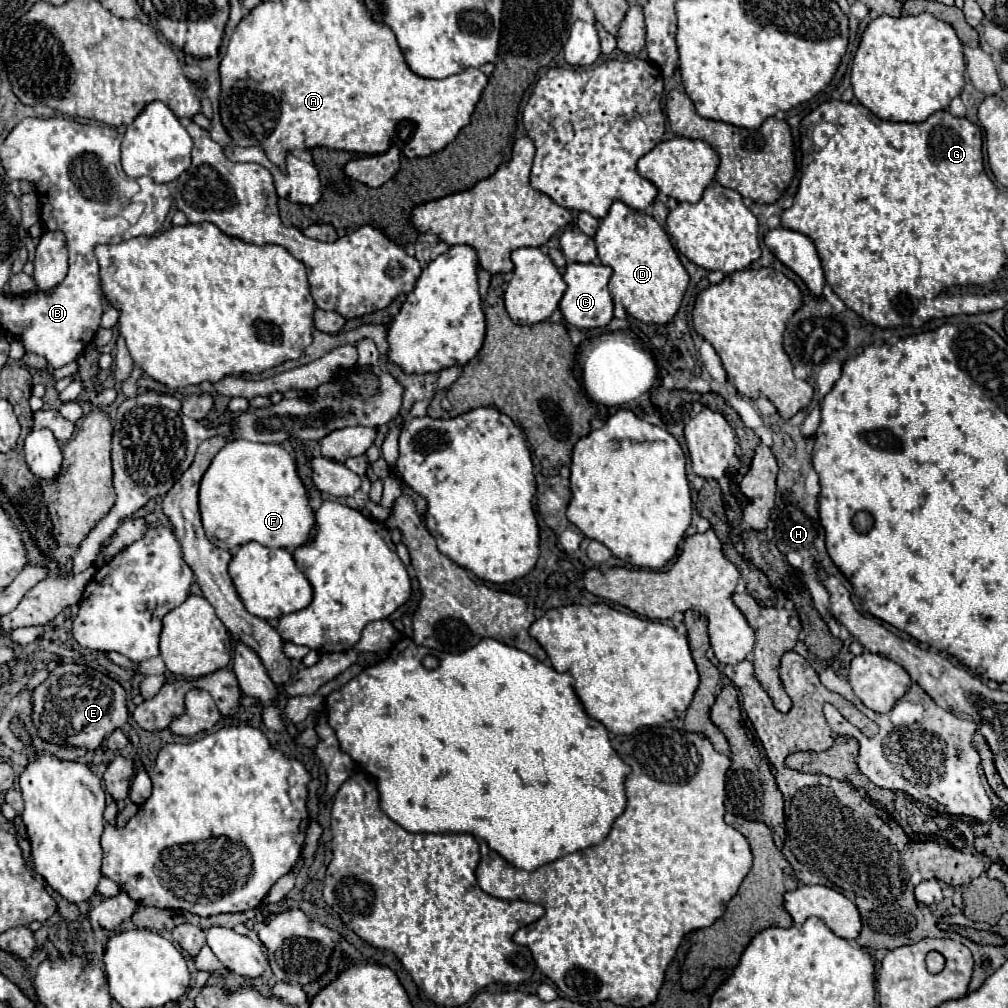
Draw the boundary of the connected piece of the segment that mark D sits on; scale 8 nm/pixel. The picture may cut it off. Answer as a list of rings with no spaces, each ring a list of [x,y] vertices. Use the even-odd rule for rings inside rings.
[[[613,201],[609,213],[599,219],[599,231],[593,239],[601,263],[613,269],[607,285],[613,301],[623,303],[625,311],[643,323],[671,323],[679,311],[689,275],[681,265],[665,229],[647,213],[635,211],[623,201]]]

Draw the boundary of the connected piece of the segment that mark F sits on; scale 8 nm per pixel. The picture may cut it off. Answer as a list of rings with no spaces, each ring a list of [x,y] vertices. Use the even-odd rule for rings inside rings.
[[[247,439],[229,441],[227,447],[221,447],[219,453],[215,455],[215,459],[211,461],[209,469],[205,471],[205,475],[203,475],[203,479],[201,479],[201,487],[199,487],[199,511],[201,511],[203,529],[205,529],[205,533],[207,533],[207,539],[209,539],[213,545],[217,545],[217,547],[221,547],[221,549],[227,549],[227,551],[233,551],[233,549],[237,549],[239,545],[245,545],[245,543],[249,543],[249,541],[257,541],[257,543],[261,543],[261,545],[265,545],[265,547],[269,547],[269,549],[273,549],[273,547],[289,547],[289,549],[295,549],[295,547],[299,547],[299,545],[303,545],[303,543],[309,541],[311,529],[313,529],[313,525],[315,525],[313,509],[311,509],[309,503],[307,503],[307,491],[305,491],[305,487],[303,487],[303,483],[301,483],[301,479],[299,479],[299,475],[297,475],[293,457],[291,457],[281,445],[277,445],[277,443],[253,443],[253,441],[247,441]]]

